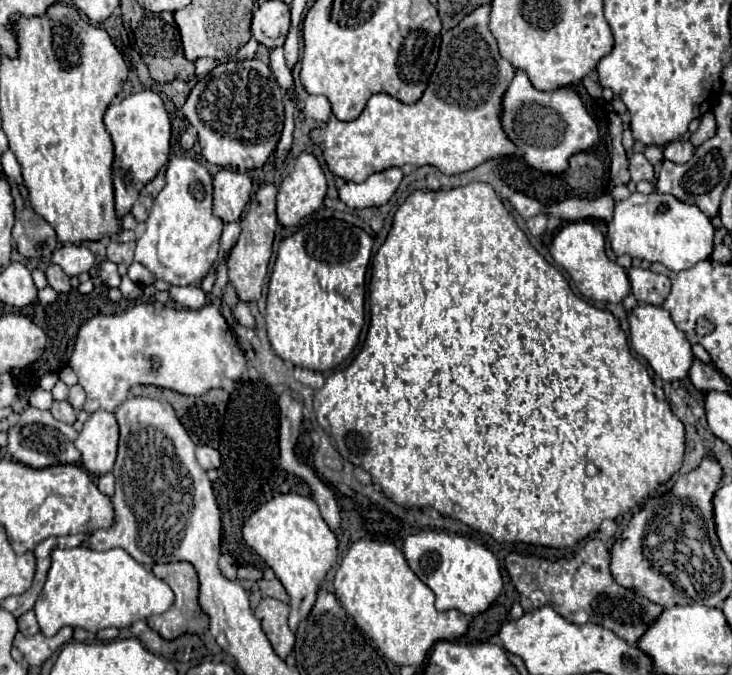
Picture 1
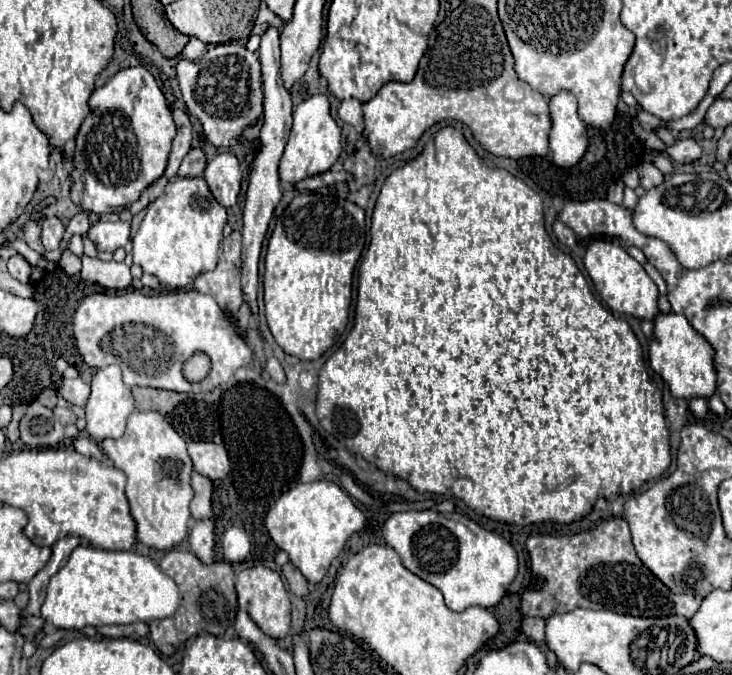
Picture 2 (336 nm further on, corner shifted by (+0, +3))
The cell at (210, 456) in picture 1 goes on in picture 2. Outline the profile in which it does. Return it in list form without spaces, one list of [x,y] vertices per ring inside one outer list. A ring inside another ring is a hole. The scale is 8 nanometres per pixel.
[[[192,441],[188,445],[188,453],[192,457],[194,471],[198,471],[200,475],[204,475],[212,481],[224,479],[230,471],[230,459],[228,459],[224,445]]]

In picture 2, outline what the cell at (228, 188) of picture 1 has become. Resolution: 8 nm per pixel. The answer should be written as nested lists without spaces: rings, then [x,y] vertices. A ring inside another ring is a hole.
[[[226,151],[216,155],[204,171],[204,179],[214,195],[214,199],[230,209],[236,205],[238,195],[240,195],[240,185],[242,185],[242,169],[234,153]]]

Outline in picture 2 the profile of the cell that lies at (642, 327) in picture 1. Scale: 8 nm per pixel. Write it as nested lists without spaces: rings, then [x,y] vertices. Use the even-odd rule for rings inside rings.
[[[658,313],[654,317],[654,331],[648,341],[650,367],[670,385],[674,397],[710,397],[716,391],[716,371],[712,367],[714,349],[700,337],[688,319],[678,313]]]

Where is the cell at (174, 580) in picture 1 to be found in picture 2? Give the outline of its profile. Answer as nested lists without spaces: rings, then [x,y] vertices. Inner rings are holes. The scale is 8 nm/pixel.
[[[170,551],[162,557],[160,569],[174,577],[180,589],[180,607],[178,613],[168,619],[158,619],[150,623],[150,637],[162,655],[174,655],[180,643],[198,633],[206,631],[210,635],[222,635],[228,625],[232,625],[234,609],[236,609],[236,591],[234,591],[234,567],[226,561],[216,563],[214,567],[206,567],[200,559],[190,551]]]

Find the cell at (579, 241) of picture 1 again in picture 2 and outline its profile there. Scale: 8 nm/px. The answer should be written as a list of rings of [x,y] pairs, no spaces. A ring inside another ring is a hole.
[[[594,239],[584,253],[584,267],[600,293],[600,299],[616,313],[634,315],[638,319],[654,319],[658,313],[658,289],[646,275],[644,267],[632,259],[616,241]]]

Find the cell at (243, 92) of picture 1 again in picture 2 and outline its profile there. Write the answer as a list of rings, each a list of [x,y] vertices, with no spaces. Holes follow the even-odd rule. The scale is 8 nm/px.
[[[222,43],[210,45],[204,57],[198,61],[180,61],[178,63],[178,81],[188,113],[200,119],[204,127],[204,137],[216,145],[230,149],[242,141],[244,129],[256,123],[262,117],[262,79],[260,79],[260,61],[240,43]]]

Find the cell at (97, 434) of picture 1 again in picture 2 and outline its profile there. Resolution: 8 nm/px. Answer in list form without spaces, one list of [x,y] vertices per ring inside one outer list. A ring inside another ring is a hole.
[[[108,365],[100,371],[96,371],[92,379],[92,393],[84,407],[86,411],[86,433],[96,443],[102,443],[104,439],[118,439],[126,431],[126,419],[134,411],[134,397],[130,389],[122,383],[122,373],[116,369],[116,365]]]

